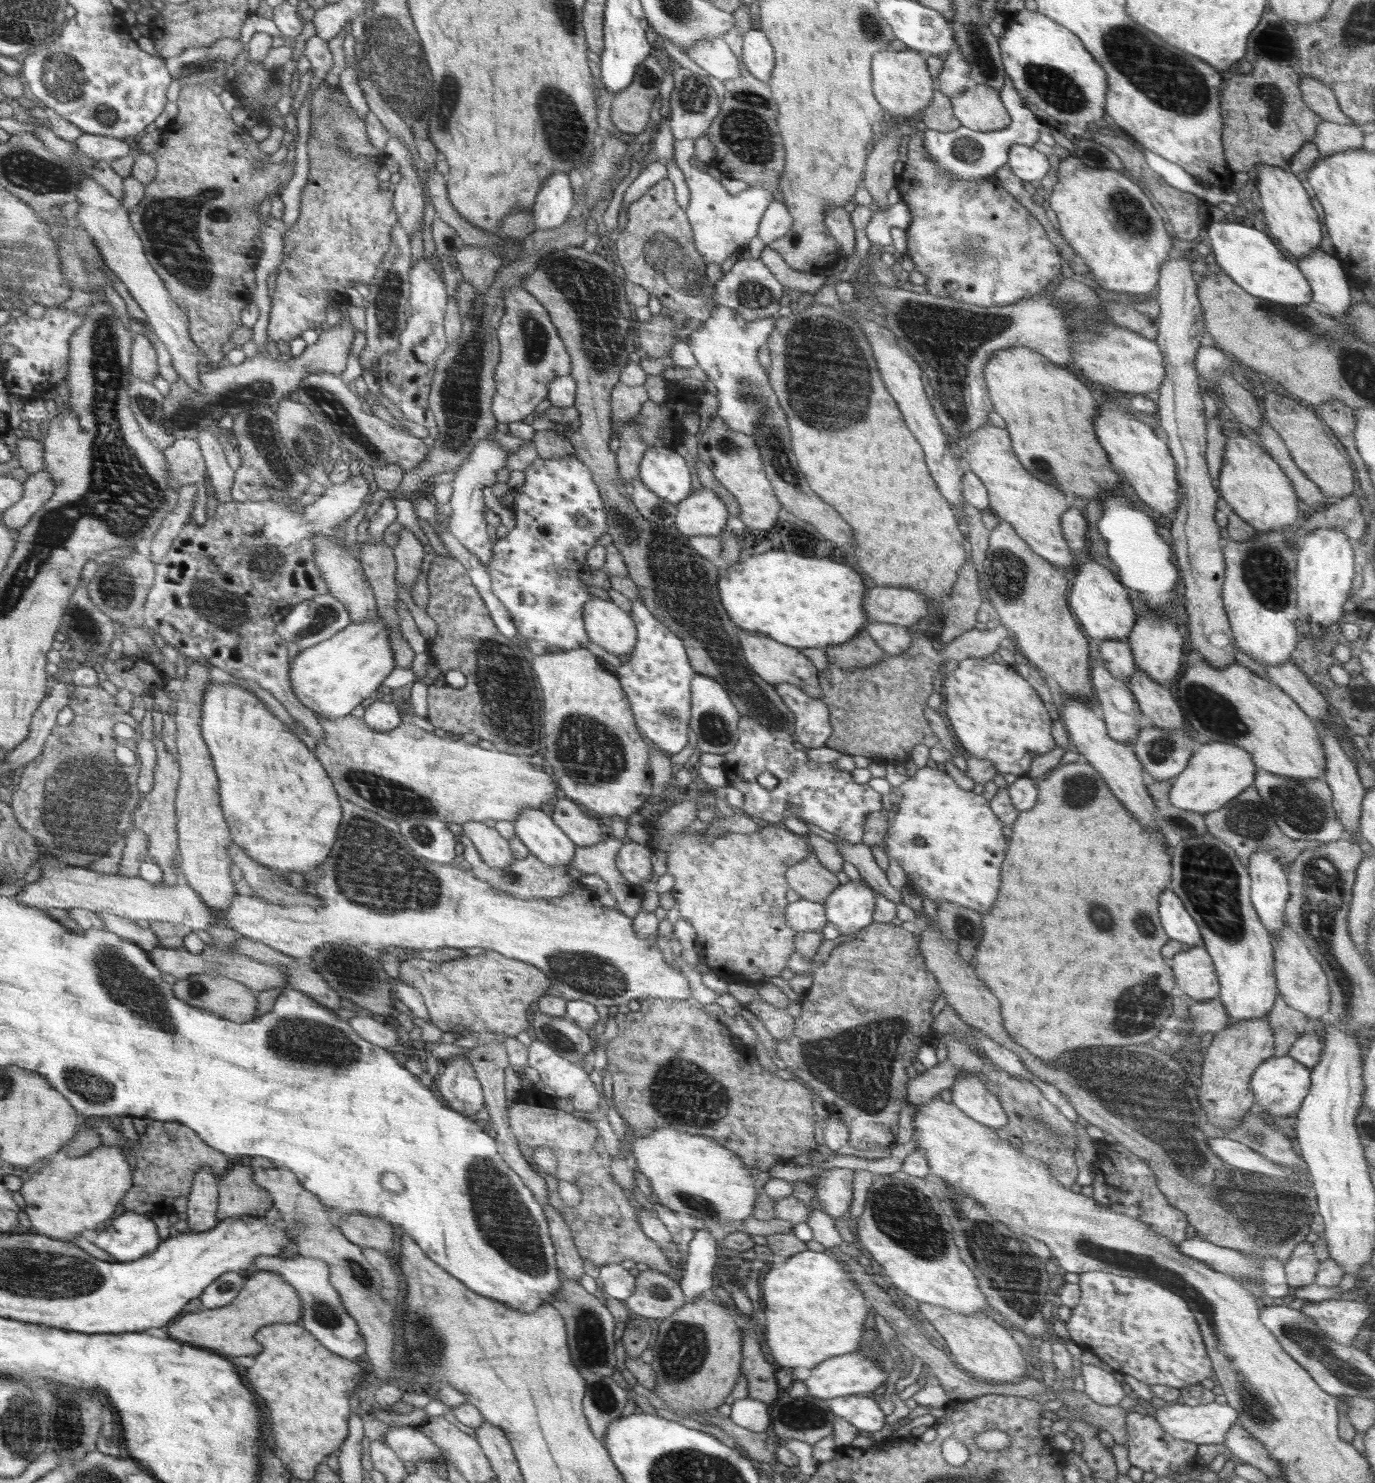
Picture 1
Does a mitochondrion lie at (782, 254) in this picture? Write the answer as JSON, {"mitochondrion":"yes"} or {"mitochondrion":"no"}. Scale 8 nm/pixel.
{"mitochondrion":"no"}

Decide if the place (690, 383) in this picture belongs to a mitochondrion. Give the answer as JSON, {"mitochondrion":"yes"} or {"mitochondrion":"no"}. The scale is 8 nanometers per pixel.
{"mitochondrion":"no"}

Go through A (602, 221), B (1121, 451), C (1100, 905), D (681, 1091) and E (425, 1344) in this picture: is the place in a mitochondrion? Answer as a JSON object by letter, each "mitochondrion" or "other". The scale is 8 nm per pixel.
{"A":"other","B":"other","C":"mitochondrion","D":"mitochondrion","E":"mitochondrion"}

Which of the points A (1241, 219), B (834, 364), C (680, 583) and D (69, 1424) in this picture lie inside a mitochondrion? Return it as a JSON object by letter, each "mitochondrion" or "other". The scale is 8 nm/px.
{"A":"other","B":"mitochondrion","C":"mitochondrion","D":"mitochondrion"}

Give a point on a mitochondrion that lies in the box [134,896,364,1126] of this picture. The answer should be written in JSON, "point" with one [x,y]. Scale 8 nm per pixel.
{"point":[309,1041]}

